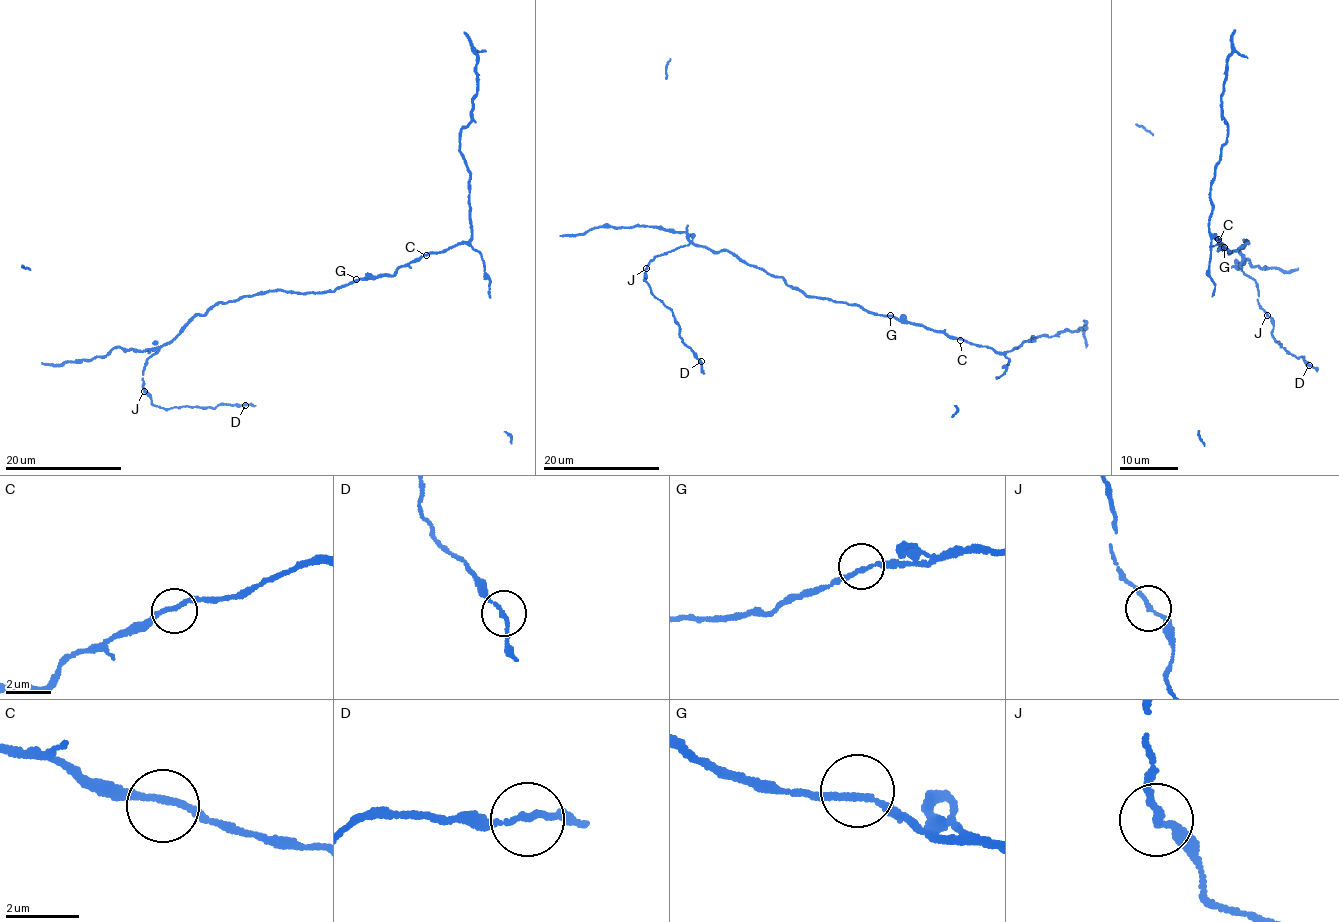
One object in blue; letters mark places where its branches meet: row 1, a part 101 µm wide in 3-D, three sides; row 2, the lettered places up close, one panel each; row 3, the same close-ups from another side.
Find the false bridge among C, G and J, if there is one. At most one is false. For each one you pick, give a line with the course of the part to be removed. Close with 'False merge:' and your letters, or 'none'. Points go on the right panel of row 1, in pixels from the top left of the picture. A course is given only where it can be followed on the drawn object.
False merge: none

